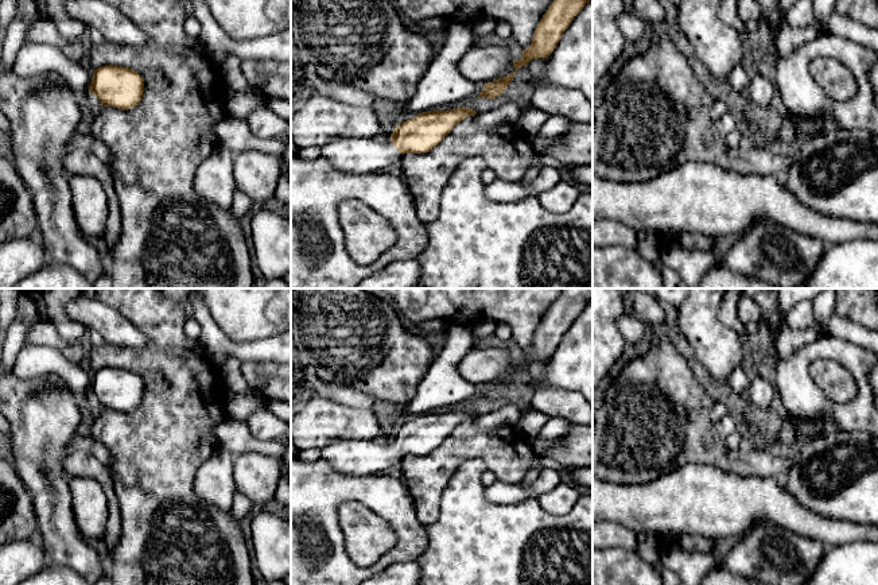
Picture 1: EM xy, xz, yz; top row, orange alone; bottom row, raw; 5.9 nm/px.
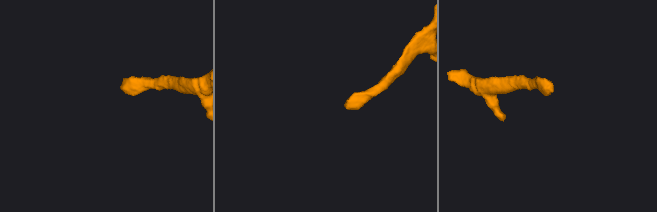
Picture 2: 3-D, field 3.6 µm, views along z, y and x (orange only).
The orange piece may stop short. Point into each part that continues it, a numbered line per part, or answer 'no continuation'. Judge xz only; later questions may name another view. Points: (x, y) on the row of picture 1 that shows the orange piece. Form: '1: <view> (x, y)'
1: xz (356, 155)

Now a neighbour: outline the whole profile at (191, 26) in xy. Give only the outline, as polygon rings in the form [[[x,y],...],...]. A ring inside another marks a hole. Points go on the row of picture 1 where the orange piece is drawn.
[[[193,15],[186,18],[183,28],[186,34],[193,38],[198,38],[201,34],[201,23]]]

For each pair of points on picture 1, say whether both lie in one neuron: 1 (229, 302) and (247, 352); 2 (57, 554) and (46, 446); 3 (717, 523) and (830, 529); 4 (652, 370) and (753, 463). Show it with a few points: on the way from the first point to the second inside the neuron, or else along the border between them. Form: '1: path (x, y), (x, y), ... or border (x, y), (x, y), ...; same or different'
1: border (216, 324), (234, 341), (253, 341), (274, 336); different
2: path (54, 527), (53, 499), (47, 473); same
3: path (745, 510), (781, 510), (801, 520); same
4: path (678, 398), (690, 410), (692, 425), (725, 457); same

